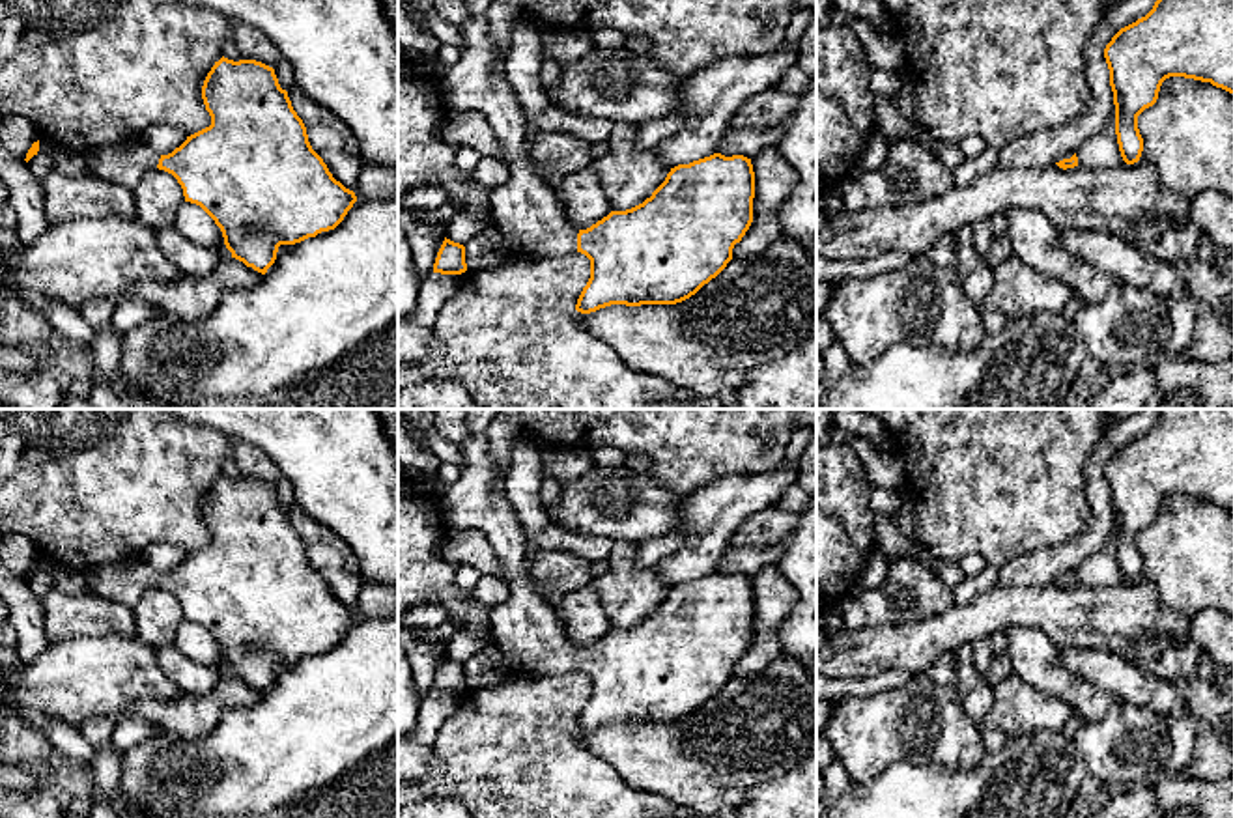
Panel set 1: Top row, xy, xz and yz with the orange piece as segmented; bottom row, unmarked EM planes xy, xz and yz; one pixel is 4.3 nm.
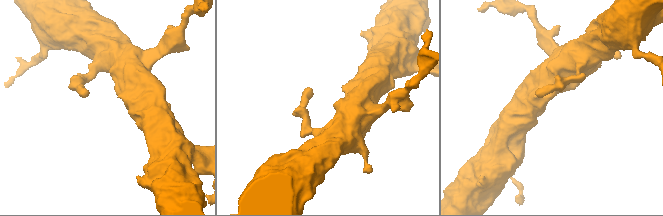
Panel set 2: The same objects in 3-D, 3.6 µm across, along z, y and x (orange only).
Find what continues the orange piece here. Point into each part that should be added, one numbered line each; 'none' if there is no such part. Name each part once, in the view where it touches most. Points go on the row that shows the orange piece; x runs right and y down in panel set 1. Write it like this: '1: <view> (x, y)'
1: xz (527, 211)

